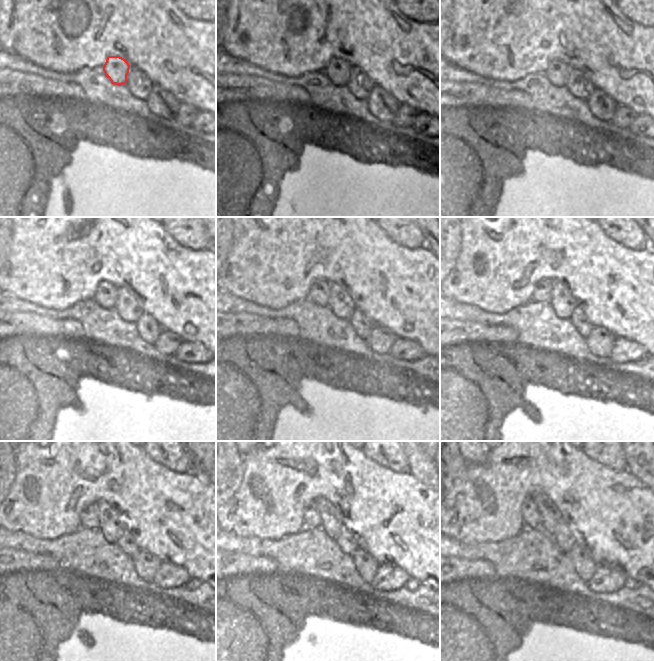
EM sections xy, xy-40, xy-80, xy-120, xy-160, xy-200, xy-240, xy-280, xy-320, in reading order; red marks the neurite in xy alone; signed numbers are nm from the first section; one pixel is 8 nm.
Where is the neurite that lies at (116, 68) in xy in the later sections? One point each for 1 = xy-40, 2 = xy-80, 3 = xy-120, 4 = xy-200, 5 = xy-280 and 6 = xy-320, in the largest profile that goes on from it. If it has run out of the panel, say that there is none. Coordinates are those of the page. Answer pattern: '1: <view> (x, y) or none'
1: xy-40 (337, 70)
2: xy-80 (557, 72)
3: xy-120 (106, 295)
4: xy-200 (541, 293)
5: xy-280 (311, 517)
6: xy-320 (531, 516)

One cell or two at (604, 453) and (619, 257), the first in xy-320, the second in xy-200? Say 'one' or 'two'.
two

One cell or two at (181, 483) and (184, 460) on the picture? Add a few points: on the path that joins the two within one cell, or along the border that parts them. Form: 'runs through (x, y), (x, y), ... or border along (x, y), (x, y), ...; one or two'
border along (160, 465), (178, 473), (191, 473); two

